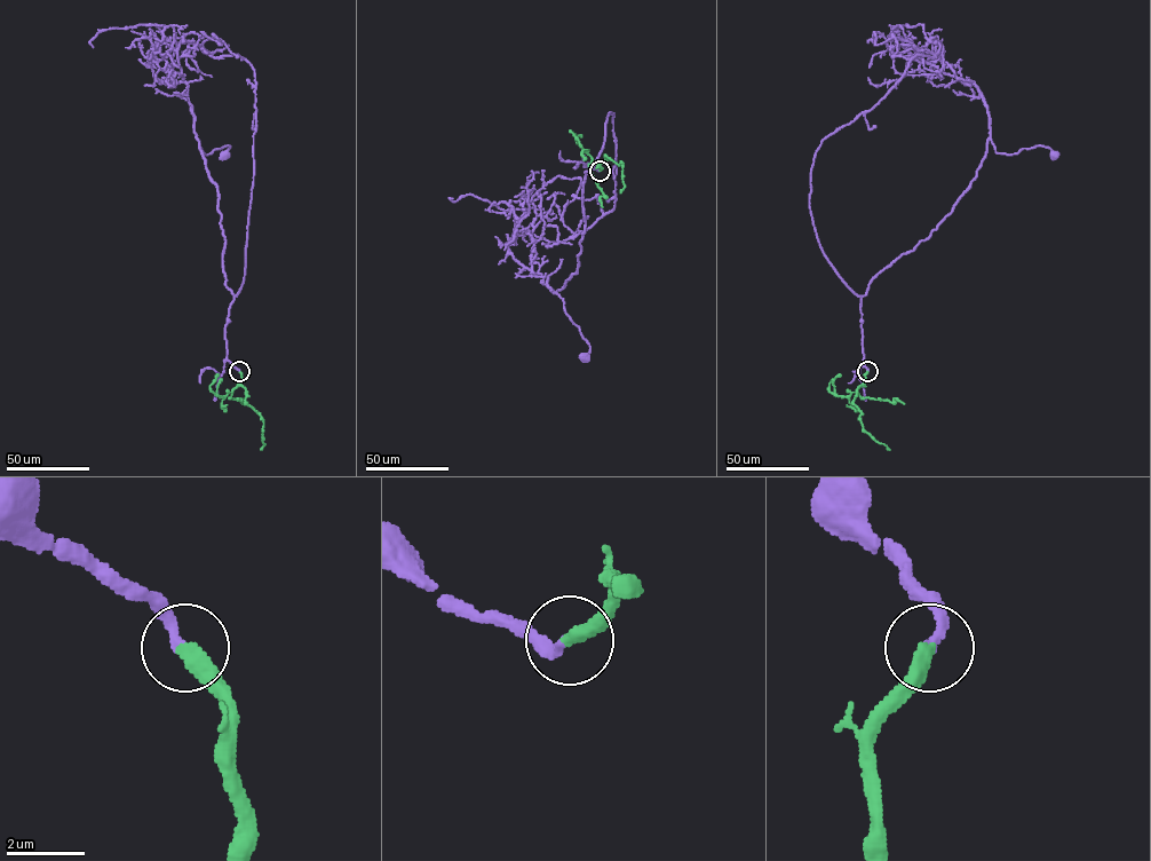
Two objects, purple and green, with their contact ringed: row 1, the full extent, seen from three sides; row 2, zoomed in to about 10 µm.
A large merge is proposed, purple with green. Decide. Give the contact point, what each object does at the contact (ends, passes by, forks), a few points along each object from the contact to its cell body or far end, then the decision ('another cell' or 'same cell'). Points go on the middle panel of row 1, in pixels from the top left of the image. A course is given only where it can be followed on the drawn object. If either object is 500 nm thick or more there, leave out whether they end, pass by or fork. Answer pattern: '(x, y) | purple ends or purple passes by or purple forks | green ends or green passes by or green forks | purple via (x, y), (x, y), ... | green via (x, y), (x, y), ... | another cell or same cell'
(600, 171) | purple ends | green ends | purple via (600, 171), (585, 165), (594, 167), (584, 184), (585, 224), (577, 271), (556, 292), (589, 345), (586, 358) | green via (600, 171), (605, 156), (617, 164), (622, 163), (625, 187), (620, 192) | same cell

